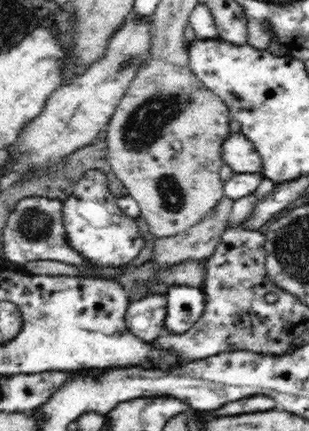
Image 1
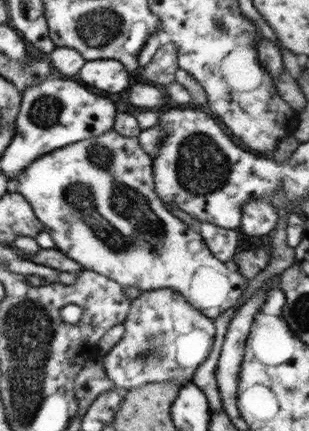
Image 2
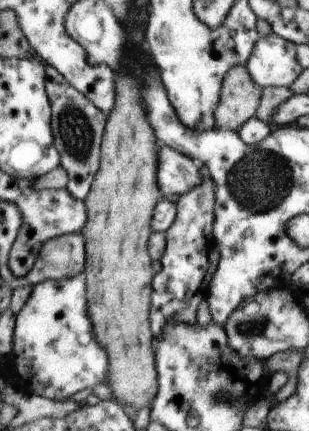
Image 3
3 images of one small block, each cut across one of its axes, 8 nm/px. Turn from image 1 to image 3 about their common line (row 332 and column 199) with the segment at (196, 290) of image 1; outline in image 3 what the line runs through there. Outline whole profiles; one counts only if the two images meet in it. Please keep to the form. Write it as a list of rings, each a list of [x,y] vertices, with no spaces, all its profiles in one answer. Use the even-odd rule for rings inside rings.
[[[159,146],[157,154],[157,186],[165,198],[179,198],[191,188],[201,184],[201,168],[199,164],[167,146]]]

